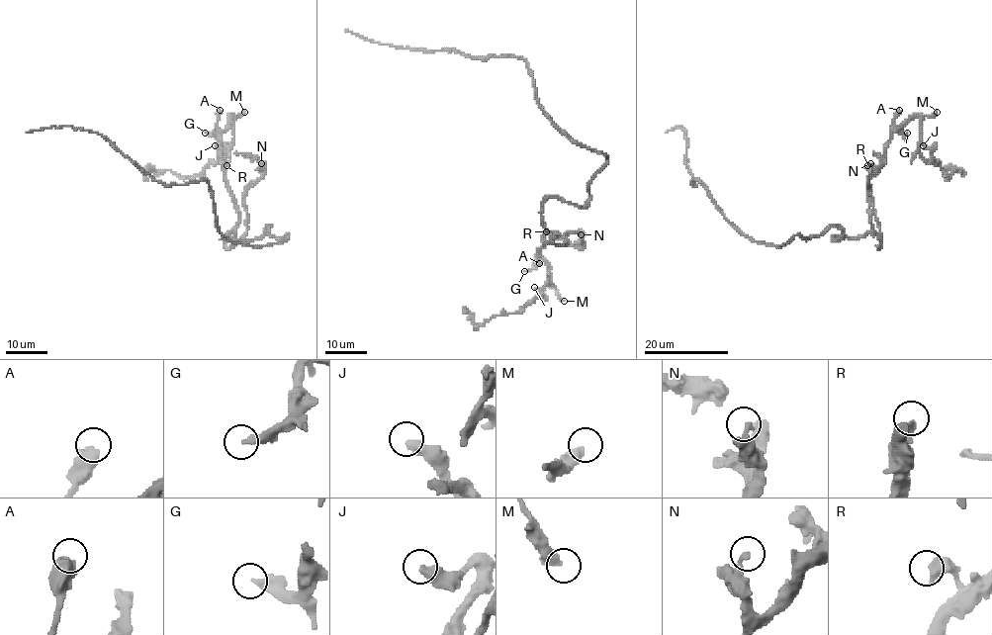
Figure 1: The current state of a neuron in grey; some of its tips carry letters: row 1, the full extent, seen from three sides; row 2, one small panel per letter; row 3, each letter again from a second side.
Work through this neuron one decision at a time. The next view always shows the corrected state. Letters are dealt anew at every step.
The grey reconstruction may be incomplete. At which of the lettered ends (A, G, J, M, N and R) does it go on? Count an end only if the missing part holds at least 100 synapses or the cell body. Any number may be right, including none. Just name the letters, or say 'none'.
M

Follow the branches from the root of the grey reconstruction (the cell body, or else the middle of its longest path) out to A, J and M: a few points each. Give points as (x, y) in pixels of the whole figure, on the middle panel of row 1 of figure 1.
A: (588, 190), (584, 208), (553, 197), (545, 201), (541, 225), (558, 233), (545, 234), (539, 263)
J: (588, 190), (584, 208), (542, 204), (541, 225), (558, 233), (539, 248), (553, 284), (545, 298), (534, 287)
M: (588, 190), (584, 208), (553, 197), (542, 204), (541, 225), (558, 233), (545, 234), (539, 254), (564, 301)

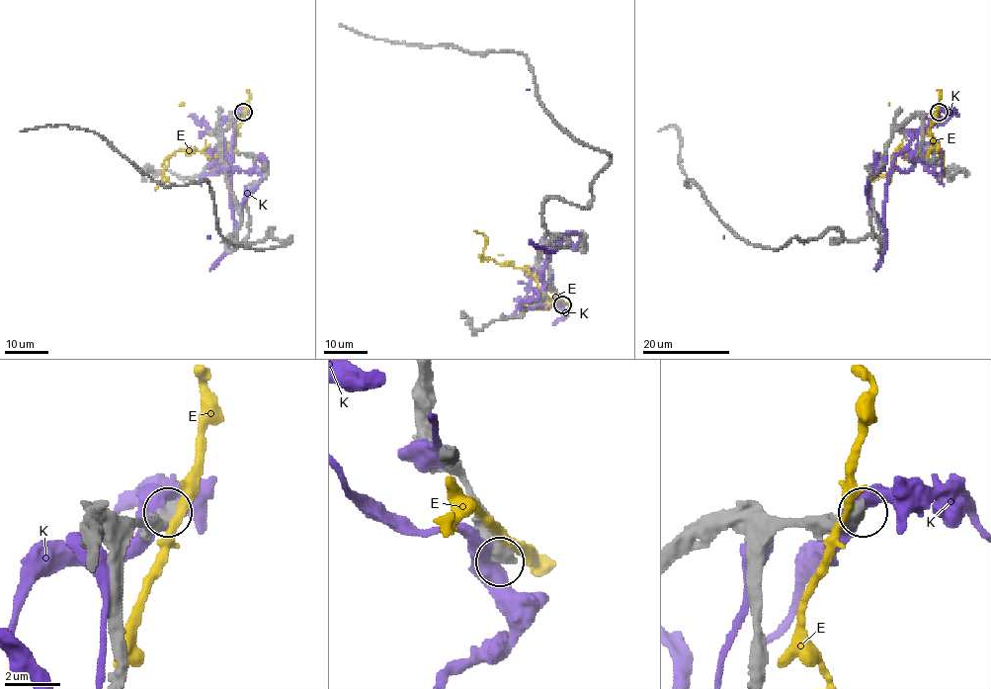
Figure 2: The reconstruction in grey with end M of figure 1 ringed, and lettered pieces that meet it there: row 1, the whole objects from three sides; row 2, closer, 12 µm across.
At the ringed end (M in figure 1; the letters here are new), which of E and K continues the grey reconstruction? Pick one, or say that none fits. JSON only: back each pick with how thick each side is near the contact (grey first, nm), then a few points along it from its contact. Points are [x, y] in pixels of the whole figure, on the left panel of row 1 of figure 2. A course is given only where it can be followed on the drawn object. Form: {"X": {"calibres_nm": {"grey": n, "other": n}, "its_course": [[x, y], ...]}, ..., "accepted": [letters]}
{"accepted": []}

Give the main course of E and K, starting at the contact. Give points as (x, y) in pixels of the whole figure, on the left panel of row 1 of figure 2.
E: (244, 113), (227, 151), (221, 156), (208, 156), (194, 150), (176, 150), (162, 171), (166, 180), (155, 191)
K: (241, 113), (211, 130), (222, 139), (228, 160), (232, 217), (238, 223), (240, 218), (244, 199), (207, 237)

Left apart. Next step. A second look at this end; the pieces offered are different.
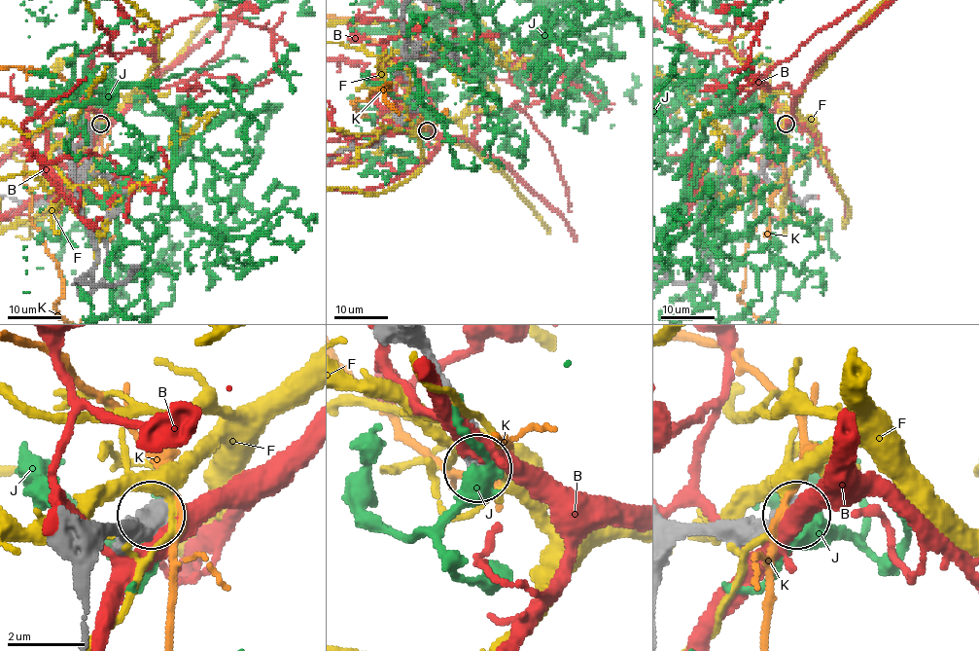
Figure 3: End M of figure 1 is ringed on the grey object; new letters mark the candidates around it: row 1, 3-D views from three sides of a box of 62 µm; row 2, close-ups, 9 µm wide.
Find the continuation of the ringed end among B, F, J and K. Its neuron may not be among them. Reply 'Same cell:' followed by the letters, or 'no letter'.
Same cell: no letter

